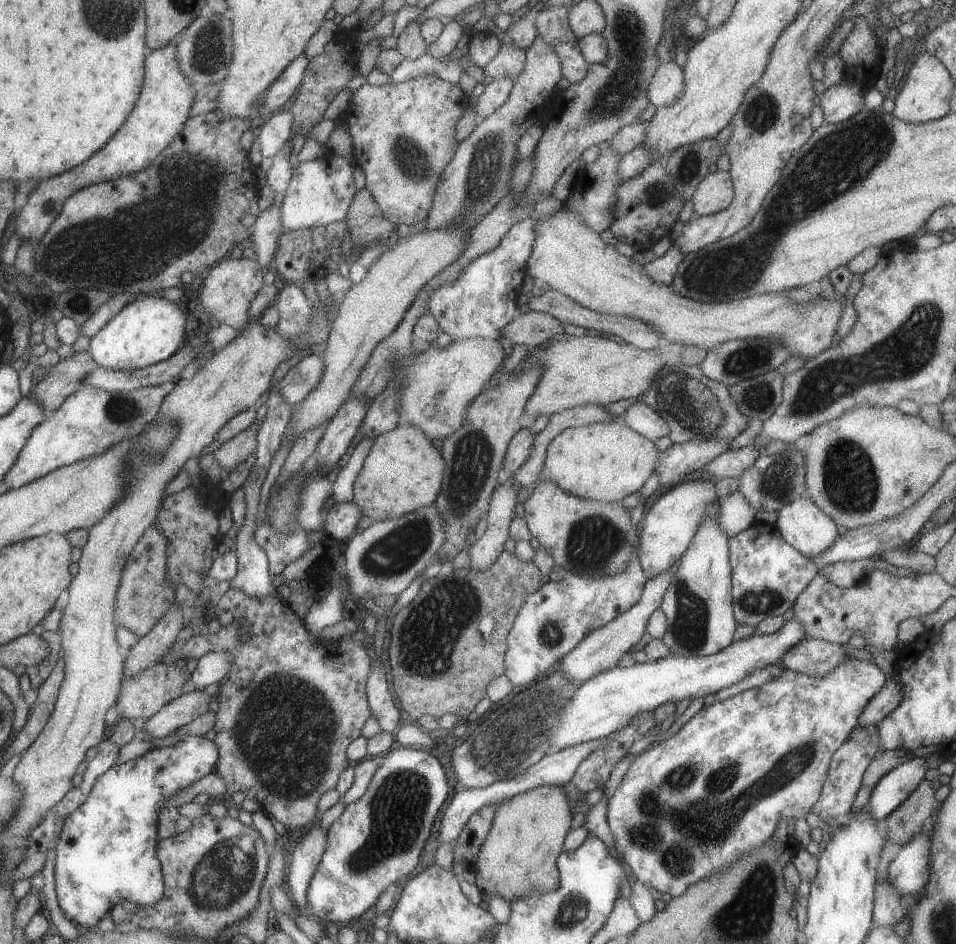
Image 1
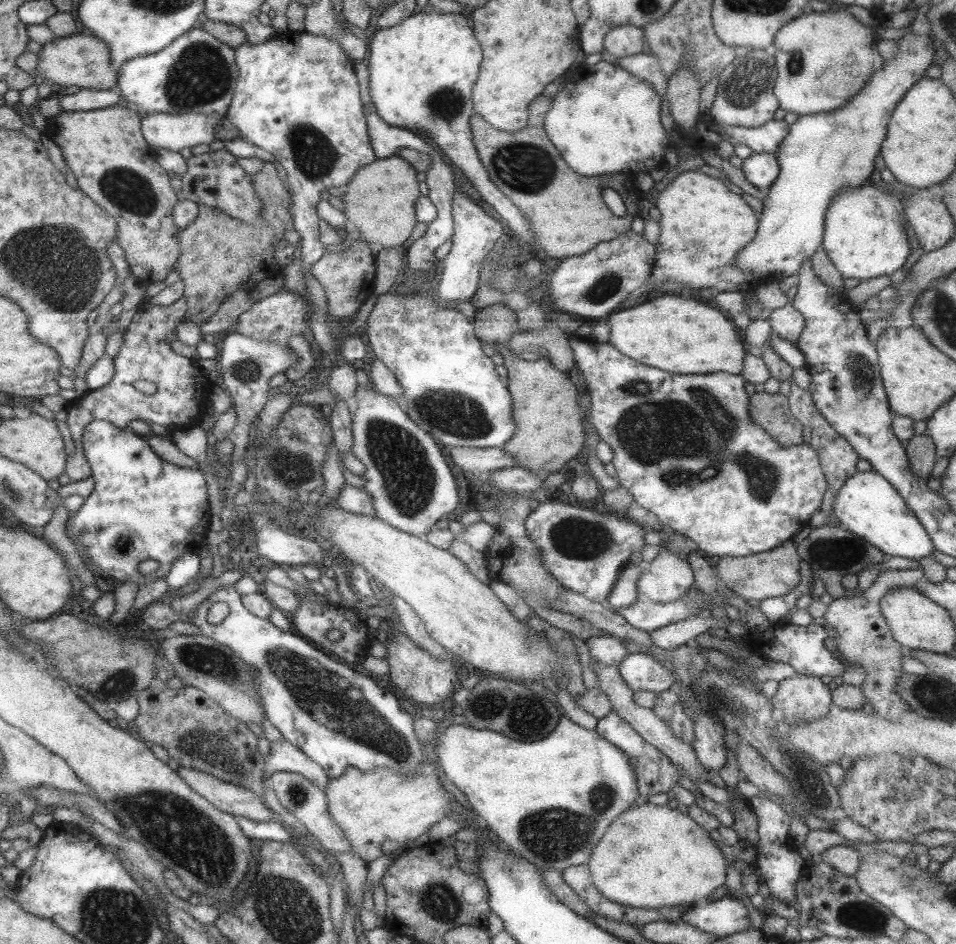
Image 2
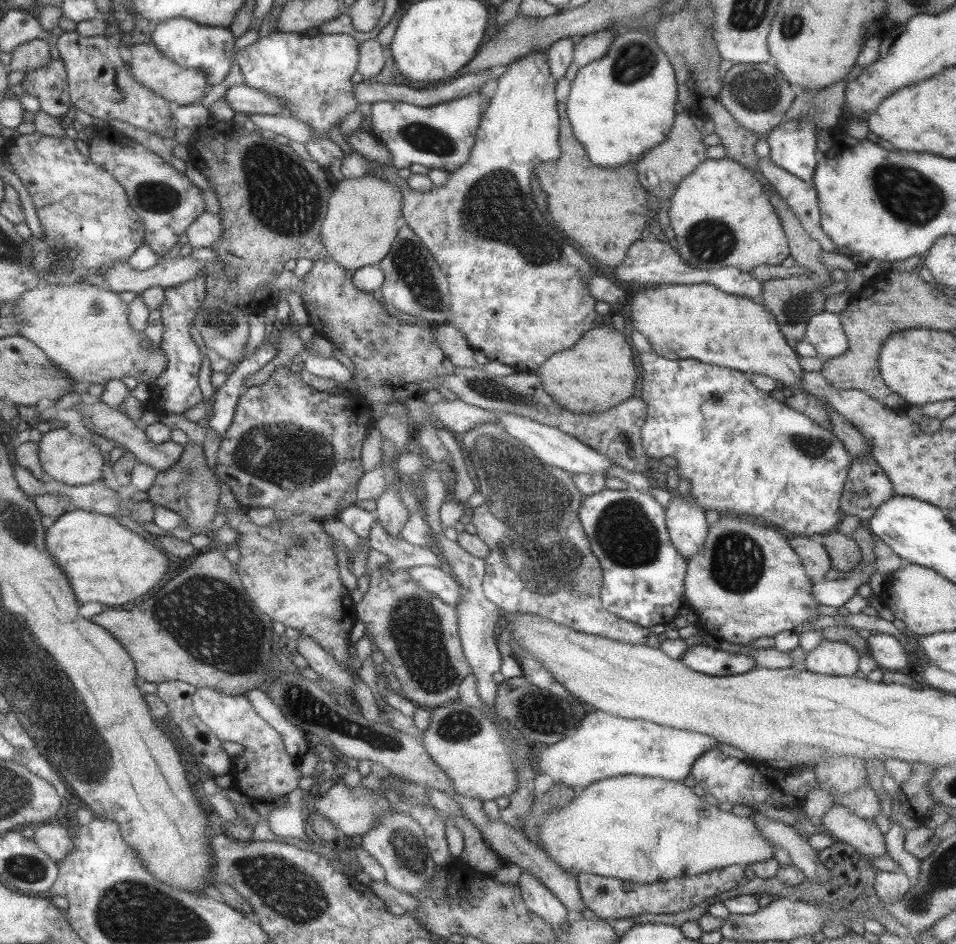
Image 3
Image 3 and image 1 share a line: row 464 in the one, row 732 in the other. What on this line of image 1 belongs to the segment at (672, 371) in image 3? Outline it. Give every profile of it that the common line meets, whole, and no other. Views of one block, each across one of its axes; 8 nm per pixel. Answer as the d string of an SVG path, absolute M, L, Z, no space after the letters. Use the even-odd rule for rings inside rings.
M847 657L825 676L810 677L785 669L779 678L755 688L748 688L724 700L715 701L706 707L702 706L675 734L634 759L608 800L606 821L615 841L617 852L614 854L620 854L620 862L629 867L631 874L634 874L645 888L655 888L657 892L667 892L671 897L676 897L698 880L708 879L737 863L740 857L749 854L749 851L760 849L769 840L783 817L799 820L805 818L807 812L812 810L819 798L831 755L847 740L851 729L858 724L858 716L865 708L866 702L882 684L885 684L885 675L876 665Z

